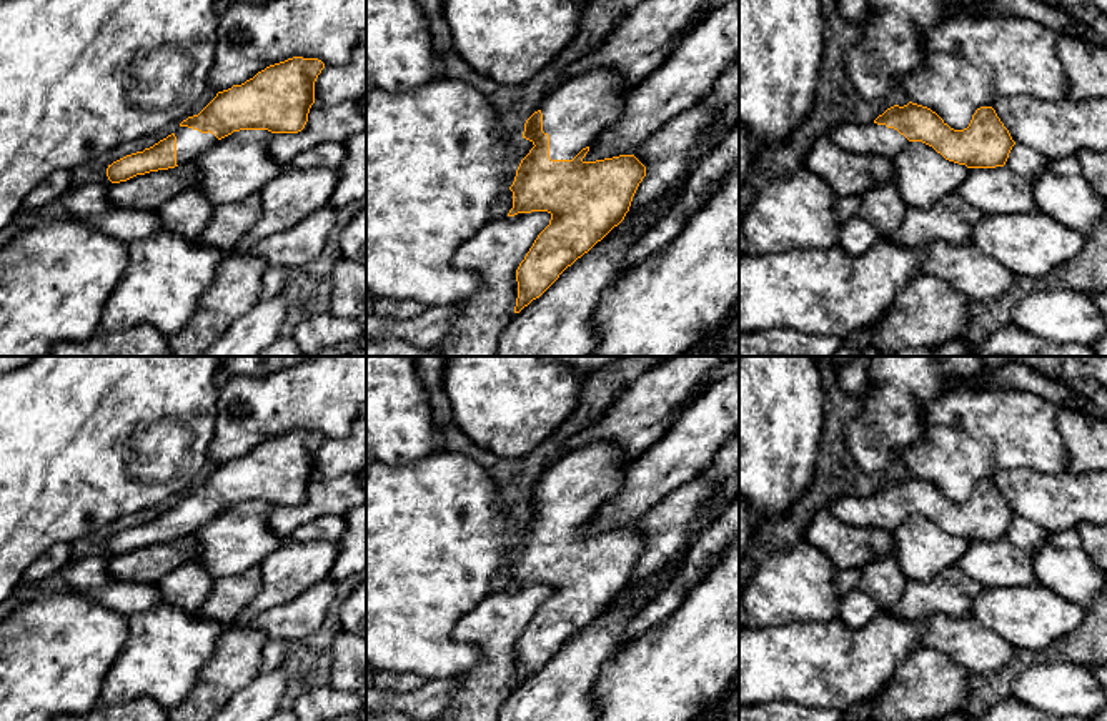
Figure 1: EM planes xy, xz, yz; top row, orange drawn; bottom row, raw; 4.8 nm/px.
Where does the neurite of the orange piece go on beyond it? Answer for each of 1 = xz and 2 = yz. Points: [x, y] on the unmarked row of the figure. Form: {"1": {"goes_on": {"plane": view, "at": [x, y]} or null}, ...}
{"1": {"goes_on": {"plane": "xz", "at": [575, 487]}}, "2": {"goes_on": {"plane": "yz", "at": [871, 512]}}}

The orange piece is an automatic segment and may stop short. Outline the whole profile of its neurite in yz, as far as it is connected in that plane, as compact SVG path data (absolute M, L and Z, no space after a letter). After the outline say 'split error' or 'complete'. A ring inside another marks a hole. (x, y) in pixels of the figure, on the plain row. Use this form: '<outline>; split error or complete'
M912 475L887 481L867 498L856 493L831 498L827 510L846 525L889 533L911 515L922 515L967 541L1004 540L1015 518L992 480L977 481L967 501L954 503L936 485Z; split error

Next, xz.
M591 443L558 460L526 493L523 511L534 520L521 533L509 559L513 581L508 589L548 584L551 593L516 643L514 686L539 671L568 639L601 614L629 584L633 569L646 549L646 540L634 528L596 535L583 531L598 508L621 491L633 463L618 443Z; split error

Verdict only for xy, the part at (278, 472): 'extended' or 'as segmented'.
extended

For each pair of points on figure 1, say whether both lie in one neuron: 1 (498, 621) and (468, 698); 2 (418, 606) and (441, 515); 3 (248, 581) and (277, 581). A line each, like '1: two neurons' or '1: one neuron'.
1: one neuron
2: one neuron
3: two neurons

